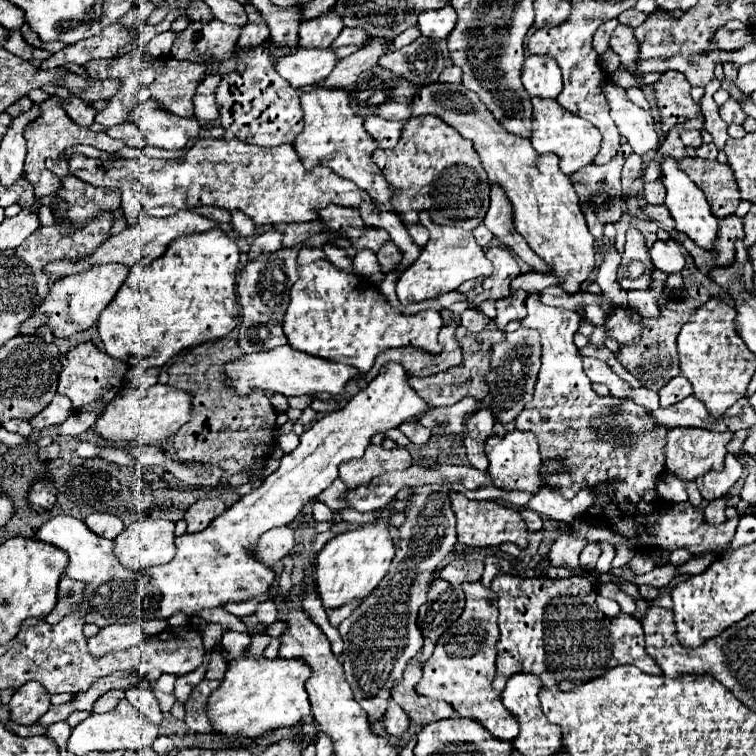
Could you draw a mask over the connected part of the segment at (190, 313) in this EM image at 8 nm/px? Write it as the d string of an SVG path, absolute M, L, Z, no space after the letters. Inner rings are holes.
M221 228L177 238L169 244L167 252L153 264L135 264L113 302L105 308L105 312L101 312L97 320L105 352L129 364L131 368L151 368L165 366L169 358L179 354L183 348L191 348L227 336L239 322L239 304L235 296L237 266L239 248L235 240Z

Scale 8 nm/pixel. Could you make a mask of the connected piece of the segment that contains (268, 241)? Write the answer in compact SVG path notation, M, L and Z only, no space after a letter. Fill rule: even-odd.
M267 230L263 234L259 234L249 250L249 260L257 260L261 254L273 254L281 248L281 232L277 230Z

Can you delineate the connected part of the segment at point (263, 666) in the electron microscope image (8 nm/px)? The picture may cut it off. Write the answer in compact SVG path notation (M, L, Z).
M243 654L229 664L225 680L211 694L207 716L213 730L225 736L247 736L257 738L273 728L295 726L303 716L311 714L311 704L307 700L305 682L311 676L309 664L297 658L253 658Z

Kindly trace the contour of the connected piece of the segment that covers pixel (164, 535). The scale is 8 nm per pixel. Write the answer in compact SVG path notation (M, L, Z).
M139 520L115 538L115 554L131 570L167 564L175 556L173 530L175 524L171 520Z

